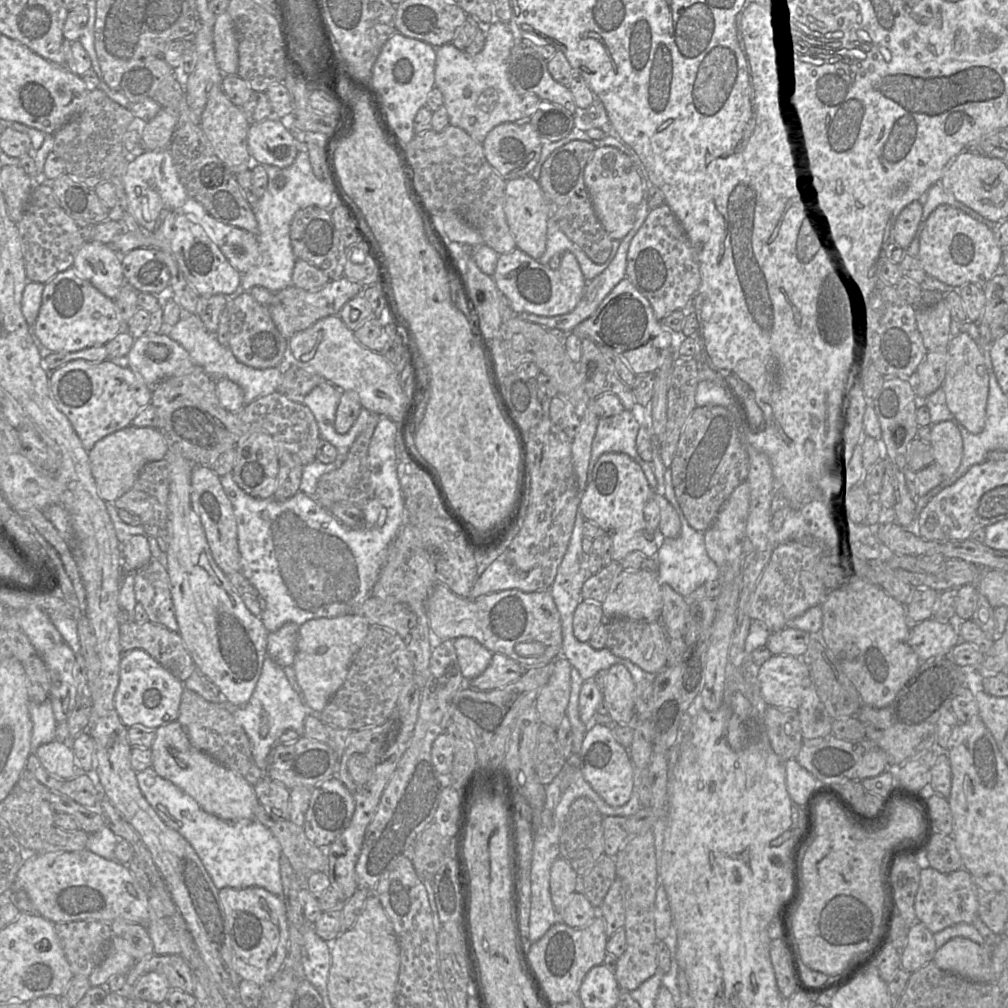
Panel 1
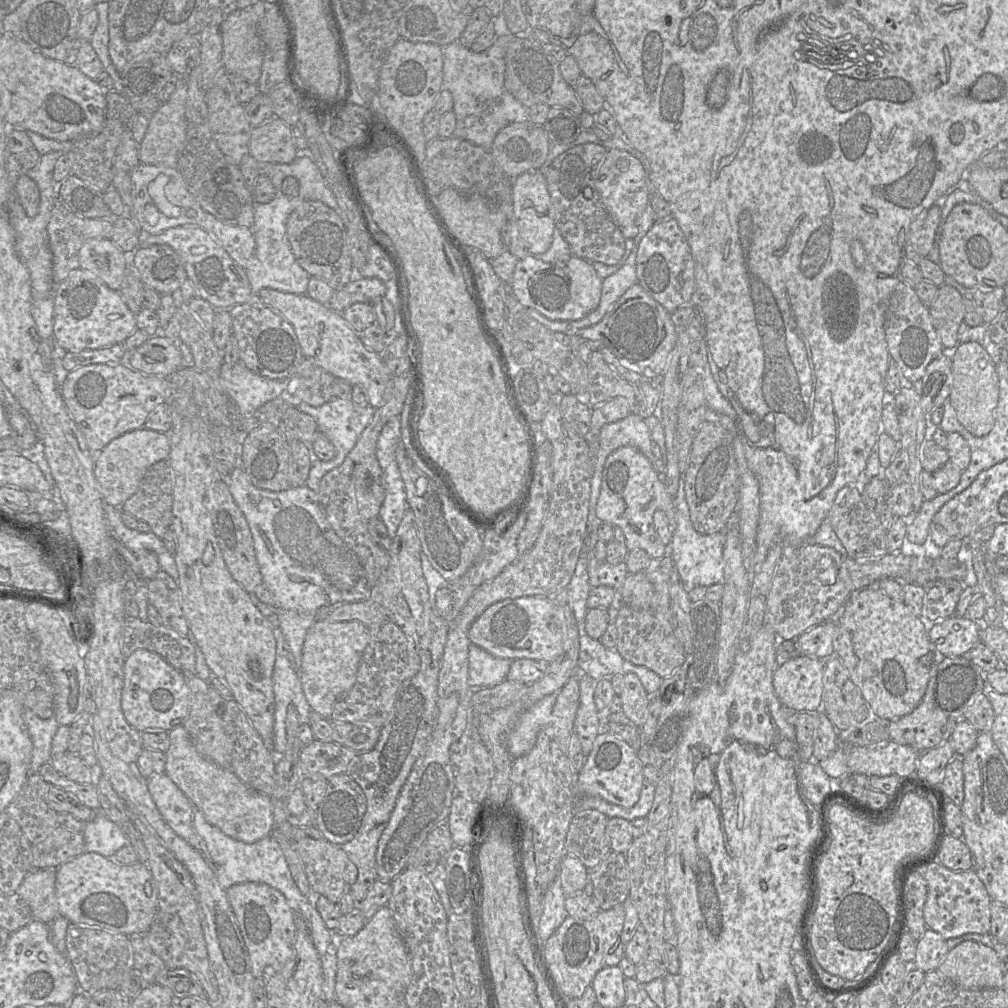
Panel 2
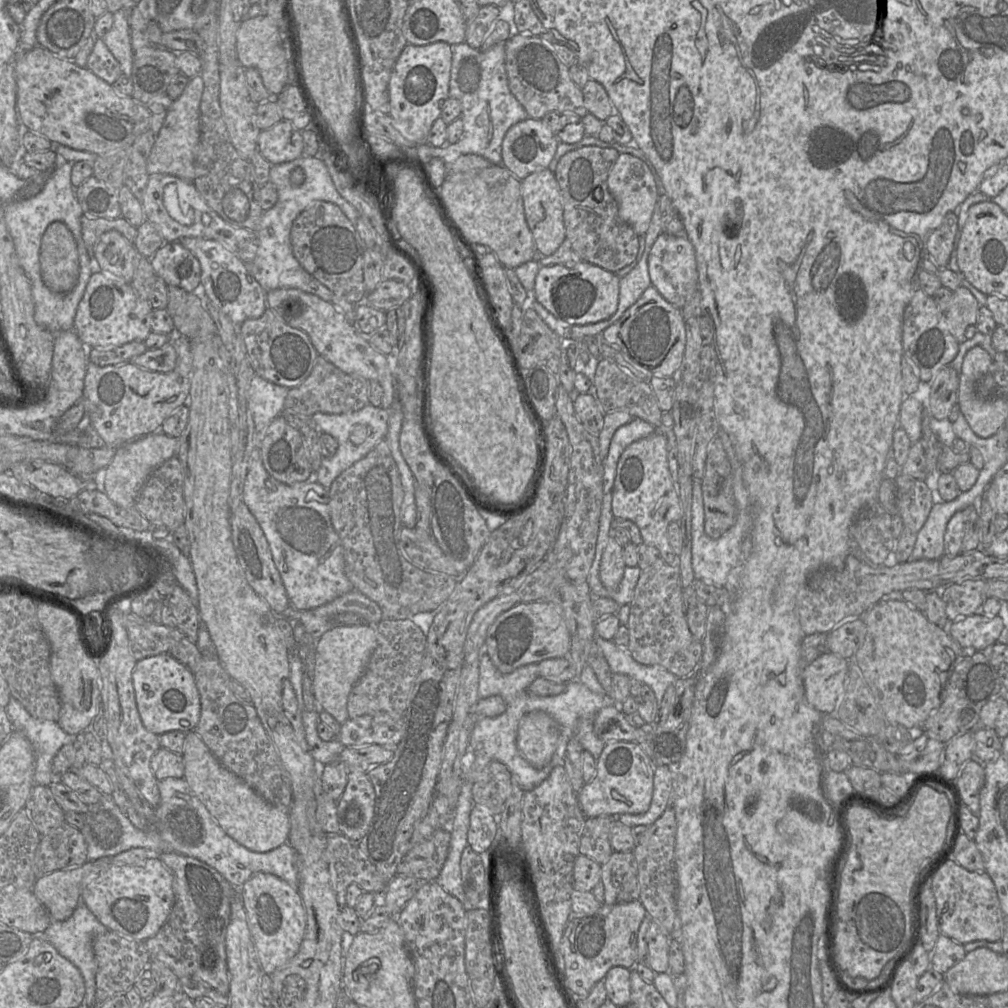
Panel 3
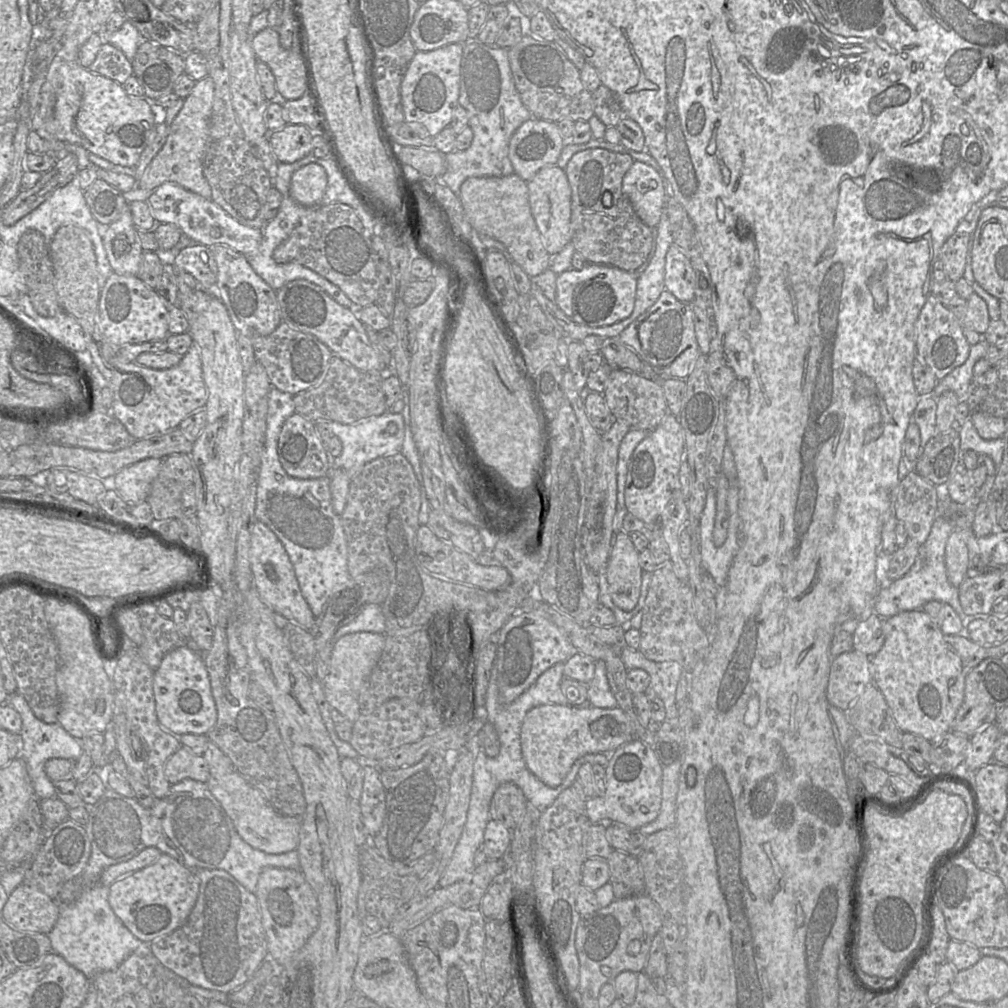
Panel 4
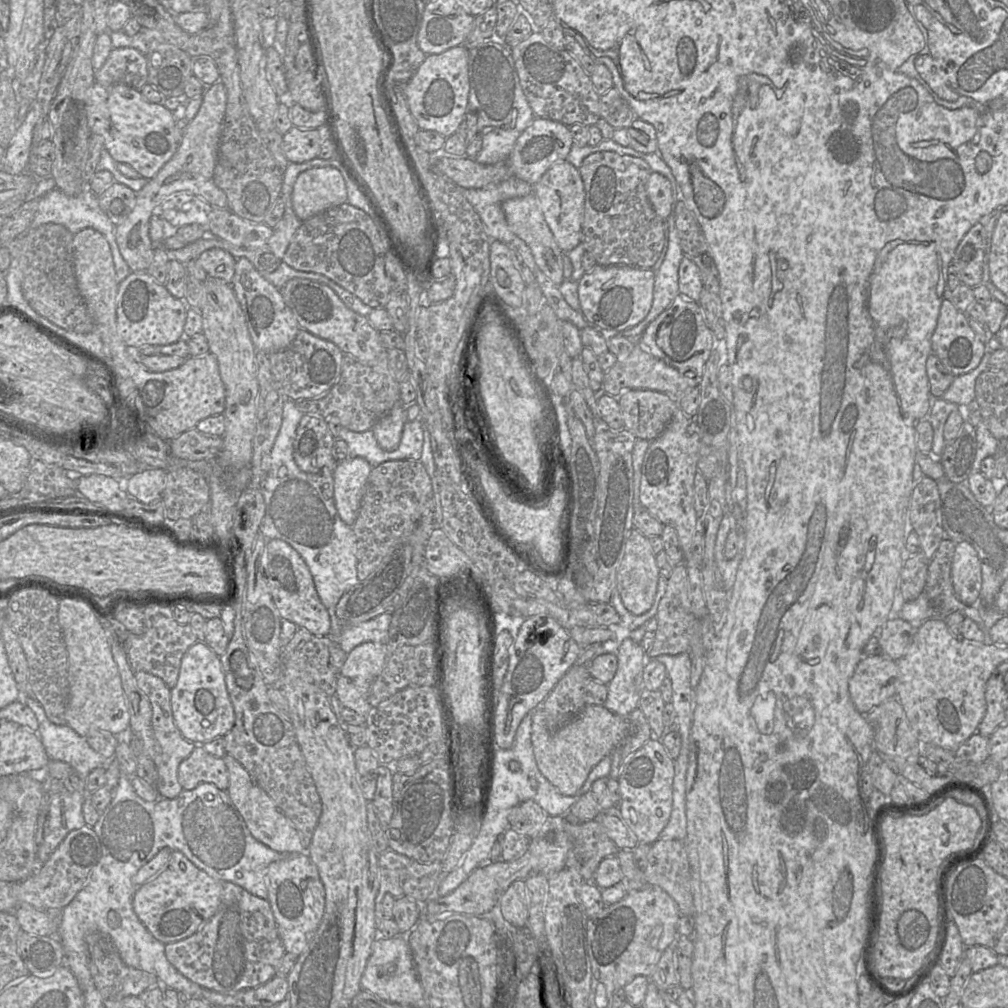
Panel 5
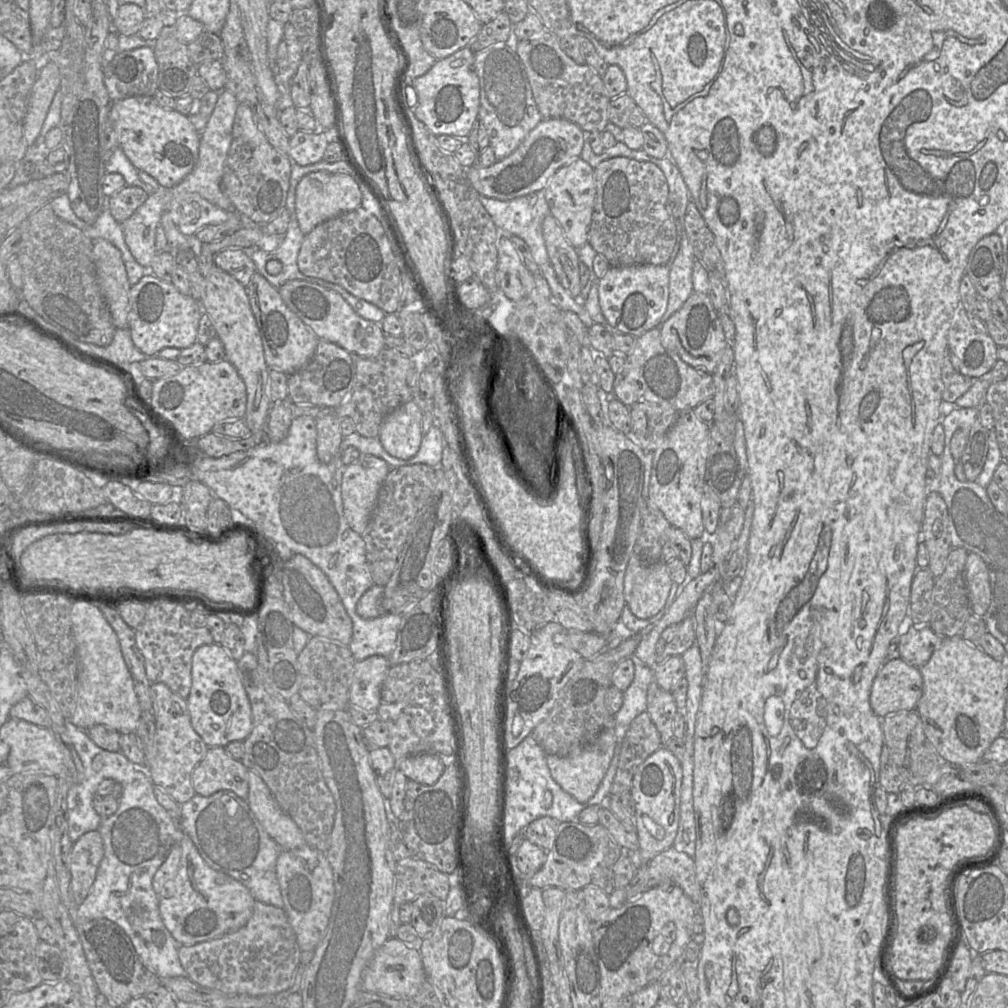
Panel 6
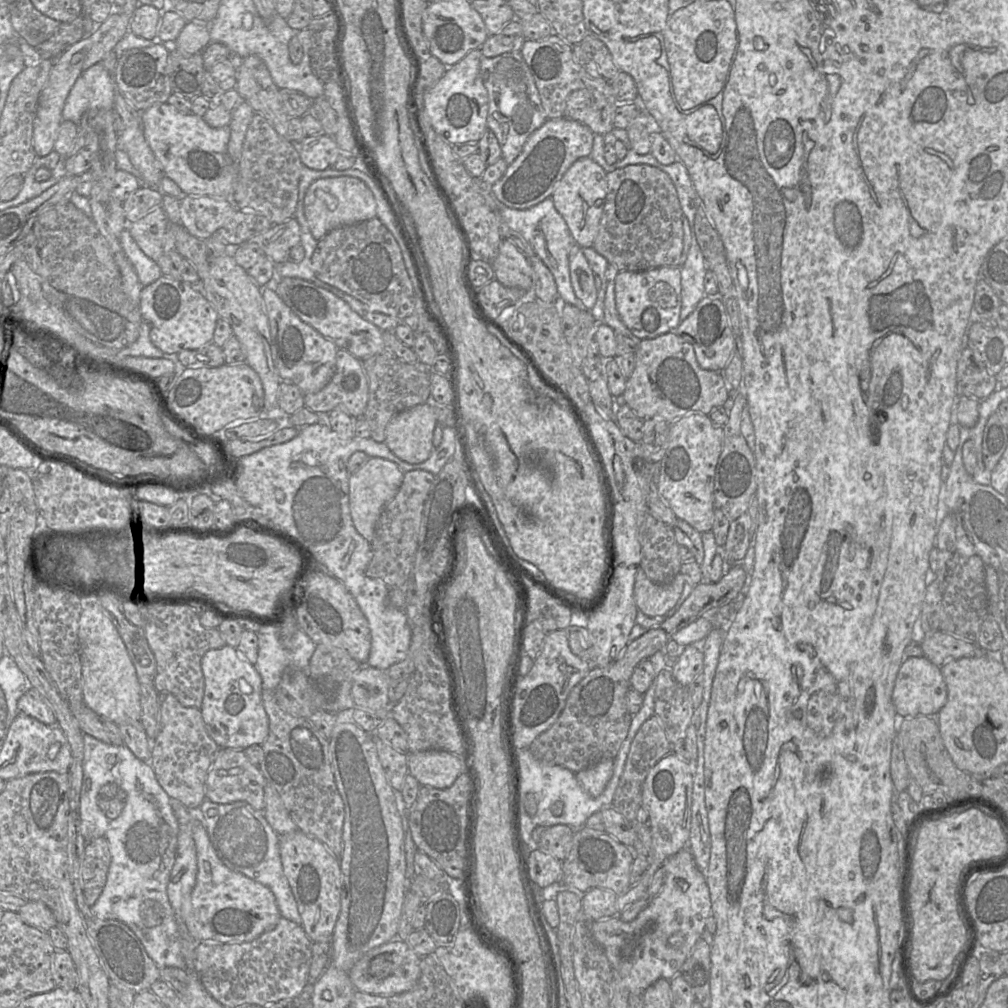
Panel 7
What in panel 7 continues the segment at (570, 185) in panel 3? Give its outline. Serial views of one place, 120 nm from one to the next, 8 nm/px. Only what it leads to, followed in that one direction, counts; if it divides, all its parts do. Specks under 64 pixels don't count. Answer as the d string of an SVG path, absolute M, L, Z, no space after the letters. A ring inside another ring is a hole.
M627 165L607 173L608 190L593 248L619 271L675 267L683 250L683 213L675 187L666 173L653 166Z

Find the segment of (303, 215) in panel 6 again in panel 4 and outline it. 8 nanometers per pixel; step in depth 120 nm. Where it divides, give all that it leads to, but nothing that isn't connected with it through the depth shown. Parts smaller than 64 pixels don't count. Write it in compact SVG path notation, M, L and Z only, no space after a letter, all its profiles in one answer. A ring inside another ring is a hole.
M316 163L307 164L296 170L290 181L290 195L305 207L320 207L327 187L325 169Z

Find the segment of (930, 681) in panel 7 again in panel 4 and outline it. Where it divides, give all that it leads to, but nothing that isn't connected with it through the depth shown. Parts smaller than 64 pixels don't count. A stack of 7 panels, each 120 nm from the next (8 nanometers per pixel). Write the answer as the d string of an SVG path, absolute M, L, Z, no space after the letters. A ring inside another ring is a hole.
M855 651L832 658L826 688L826 698L832 706L842 711L848 709L872 683L869 660Z

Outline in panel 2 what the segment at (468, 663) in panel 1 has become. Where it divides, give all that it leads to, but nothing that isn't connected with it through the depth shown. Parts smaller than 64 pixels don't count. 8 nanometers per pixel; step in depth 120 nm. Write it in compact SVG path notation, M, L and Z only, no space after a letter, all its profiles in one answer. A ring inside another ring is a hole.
M471 644L469 648L469 686L488 688L506 680L513 660L495 657Z

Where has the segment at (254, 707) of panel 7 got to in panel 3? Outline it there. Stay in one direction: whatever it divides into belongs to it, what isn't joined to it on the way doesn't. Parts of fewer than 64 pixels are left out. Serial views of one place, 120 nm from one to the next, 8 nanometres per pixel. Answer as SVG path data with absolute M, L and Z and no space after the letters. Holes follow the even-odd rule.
M168 654L151 656L137 661L132 674L137 709L144 727L157 735L170 731L193 732L200 719L201 703L194 674Z

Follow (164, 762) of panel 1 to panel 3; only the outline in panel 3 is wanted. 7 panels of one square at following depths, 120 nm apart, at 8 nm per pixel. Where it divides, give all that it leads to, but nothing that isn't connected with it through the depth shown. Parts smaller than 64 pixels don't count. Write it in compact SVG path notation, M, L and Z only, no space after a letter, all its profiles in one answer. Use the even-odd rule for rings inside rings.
M195 732L186 733L182 758L184 779L223 831L247 849L264 853L288 842L289 808L267 802L243 779L225 768Z

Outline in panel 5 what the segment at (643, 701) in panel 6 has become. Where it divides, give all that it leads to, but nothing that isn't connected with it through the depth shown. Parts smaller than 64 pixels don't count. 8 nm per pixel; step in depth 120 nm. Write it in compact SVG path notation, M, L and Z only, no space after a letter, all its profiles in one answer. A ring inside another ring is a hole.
M630 637L621 643L616 656L618 669L607 685L608 696L604 707L619 716L628 717L639 707L640 694L644 689L643 670L647 661L653 659Z

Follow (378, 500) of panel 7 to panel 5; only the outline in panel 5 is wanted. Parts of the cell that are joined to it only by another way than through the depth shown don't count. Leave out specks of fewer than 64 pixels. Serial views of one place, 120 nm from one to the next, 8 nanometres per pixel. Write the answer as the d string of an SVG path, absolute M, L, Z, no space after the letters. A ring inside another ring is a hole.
M361 458L340 461L333 473L334 501L340 518L351 527L358 516L371 464Z

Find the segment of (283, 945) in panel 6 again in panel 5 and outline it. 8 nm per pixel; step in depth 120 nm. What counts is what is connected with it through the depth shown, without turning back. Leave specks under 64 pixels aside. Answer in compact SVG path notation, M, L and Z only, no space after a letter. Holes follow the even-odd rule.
M222 881L222 896L217 912L193 935L165 944L169 962L184 976L203 988L226 993L257 987L276 976L286 953L268 900L248 892L241 886Z

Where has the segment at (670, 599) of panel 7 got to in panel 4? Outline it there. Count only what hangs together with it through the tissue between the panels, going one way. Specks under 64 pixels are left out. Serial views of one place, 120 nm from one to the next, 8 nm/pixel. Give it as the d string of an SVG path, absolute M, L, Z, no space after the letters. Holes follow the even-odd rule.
M625 531L614 535L606 577L609 594L614 603L623 610L633 610L641 595L643 569L639 563L639 551Z

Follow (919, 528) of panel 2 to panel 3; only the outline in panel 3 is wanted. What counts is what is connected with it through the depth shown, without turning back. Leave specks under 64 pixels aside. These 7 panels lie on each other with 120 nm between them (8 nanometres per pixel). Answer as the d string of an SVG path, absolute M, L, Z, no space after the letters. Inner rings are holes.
M985 470L972 491L966 491L952 501L934 503L925 524L917 533L915 546L908 561L935 560L945 555L944 534L947 523L956 512L978 505L994 475L995 472Z

